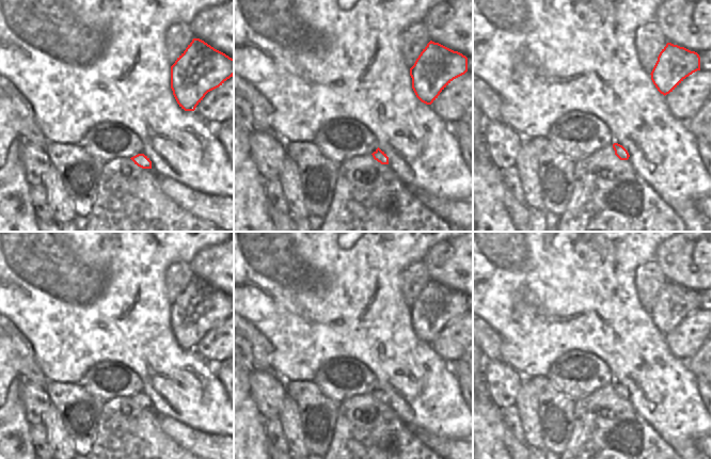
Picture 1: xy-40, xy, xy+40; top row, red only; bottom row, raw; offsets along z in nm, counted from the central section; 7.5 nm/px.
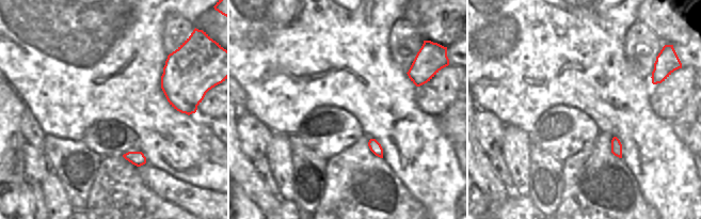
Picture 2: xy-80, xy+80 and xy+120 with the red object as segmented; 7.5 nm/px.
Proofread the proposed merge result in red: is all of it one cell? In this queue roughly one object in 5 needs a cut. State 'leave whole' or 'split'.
leave whole

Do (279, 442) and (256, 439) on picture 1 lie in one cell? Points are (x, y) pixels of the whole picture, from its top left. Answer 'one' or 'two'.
two

